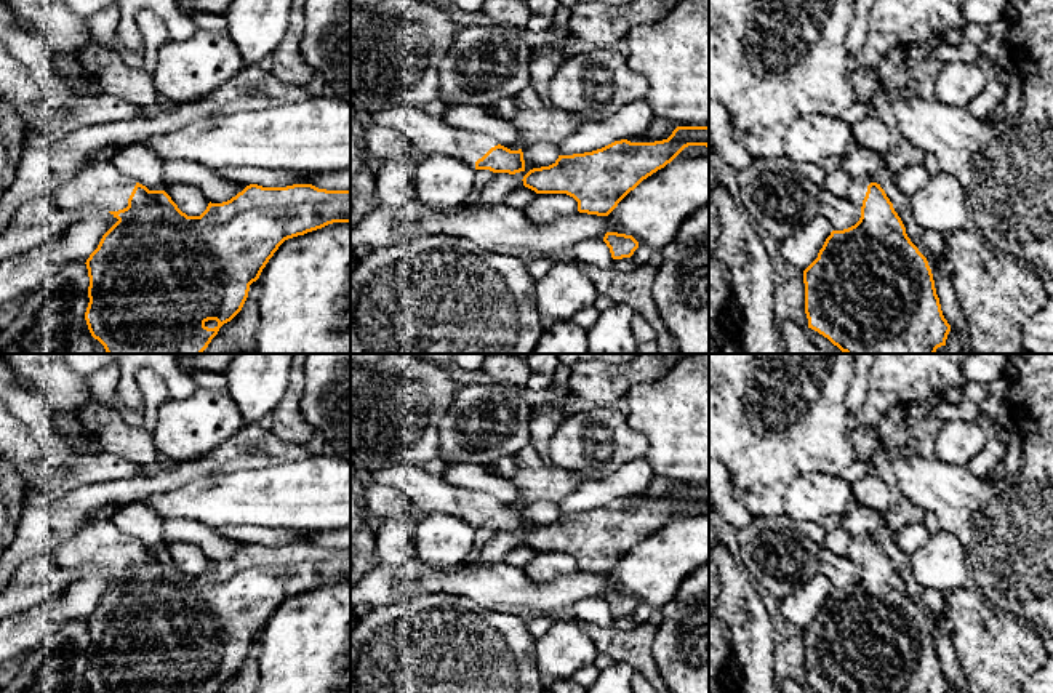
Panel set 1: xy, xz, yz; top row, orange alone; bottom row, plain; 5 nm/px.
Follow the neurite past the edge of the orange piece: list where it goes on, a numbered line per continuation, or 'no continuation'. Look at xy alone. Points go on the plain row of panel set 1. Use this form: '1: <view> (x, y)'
1: xy (96, 546)

